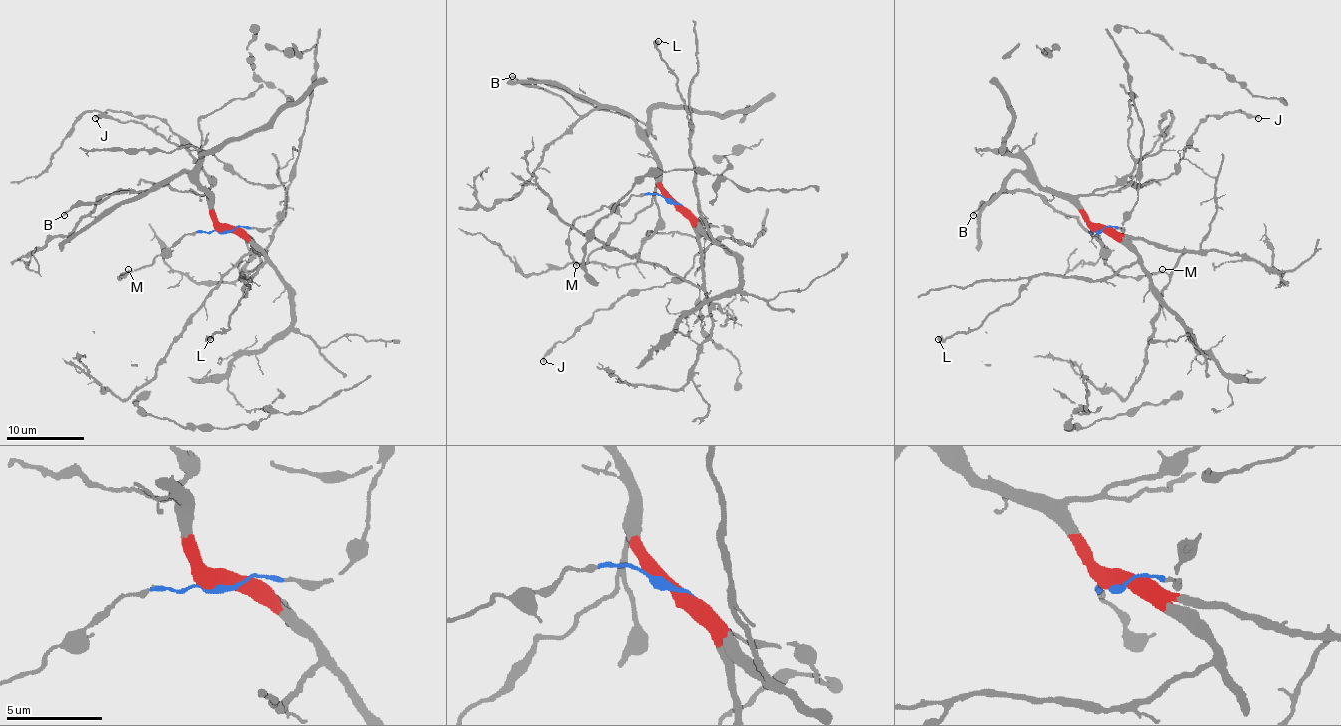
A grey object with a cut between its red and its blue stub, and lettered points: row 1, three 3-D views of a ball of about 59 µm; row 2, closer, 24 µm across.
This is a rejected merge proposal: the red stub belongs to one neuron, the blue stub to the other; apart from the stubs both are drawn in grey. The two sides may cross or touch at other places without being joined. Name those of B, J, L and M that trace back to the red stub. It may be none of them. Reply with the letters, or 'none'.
B, L

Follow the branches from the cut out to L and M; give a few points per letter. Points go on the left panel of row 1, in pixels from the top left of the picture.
L: (226, 230), (244, 236), (265, 259), (248, 281), (242, 275), (244, 294), (230, 316), (230, 328), (211, 339)
M: (226, 230), (183, 234), (150, 265), (121, 277), (128, 269)

